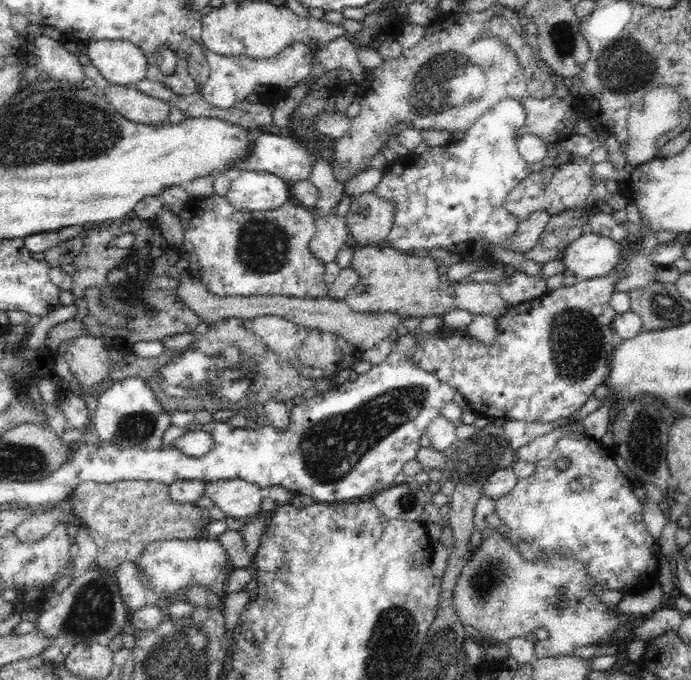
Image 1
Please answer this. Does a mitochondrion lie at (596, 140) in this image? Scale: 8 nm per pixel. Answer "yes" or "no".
no

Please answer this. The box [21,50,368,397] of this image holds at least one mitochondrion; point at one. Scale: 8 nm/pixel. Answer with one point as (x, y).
(263, 246)

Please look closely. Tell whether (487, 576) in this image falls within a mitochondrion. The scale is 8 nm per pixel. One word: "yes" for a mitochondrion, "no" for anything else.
yes

